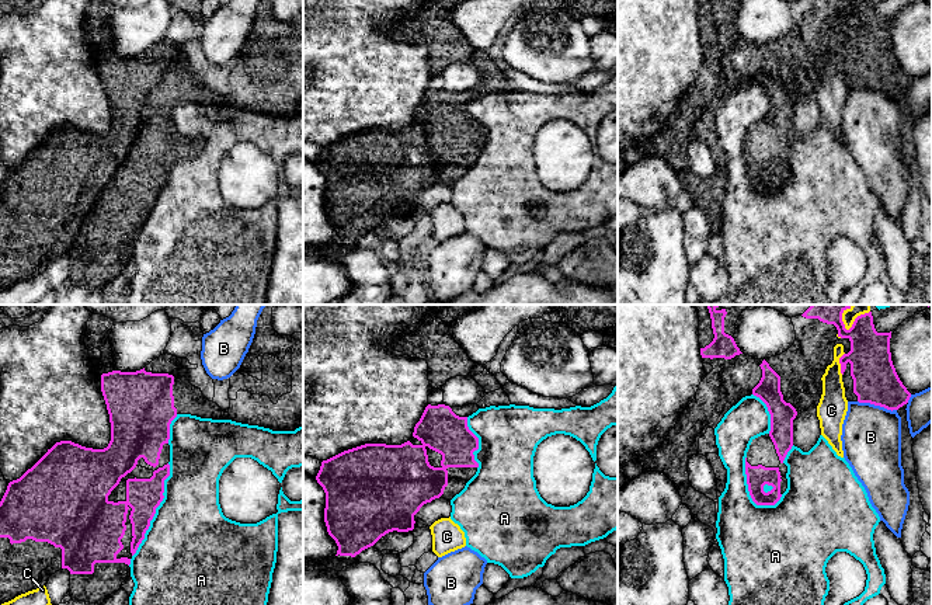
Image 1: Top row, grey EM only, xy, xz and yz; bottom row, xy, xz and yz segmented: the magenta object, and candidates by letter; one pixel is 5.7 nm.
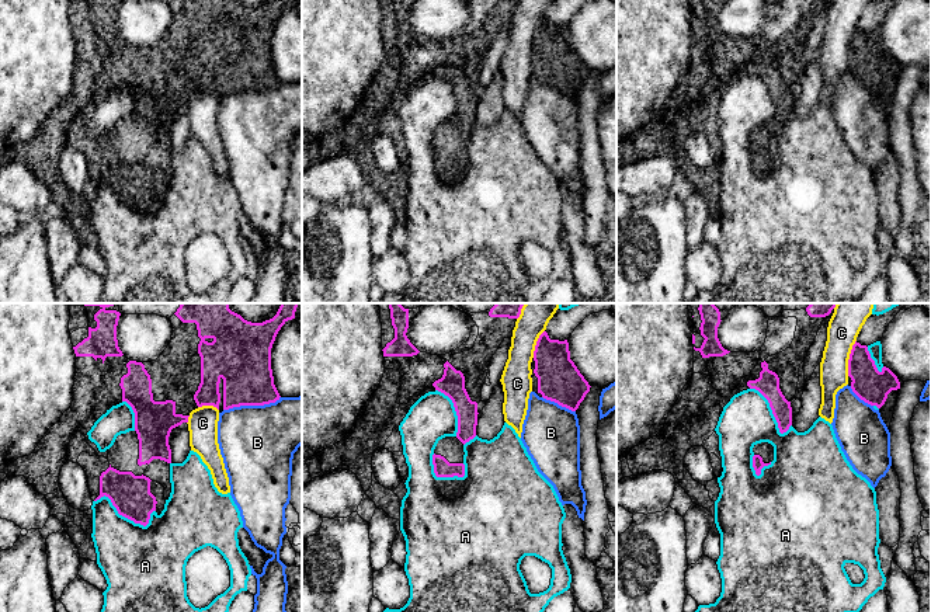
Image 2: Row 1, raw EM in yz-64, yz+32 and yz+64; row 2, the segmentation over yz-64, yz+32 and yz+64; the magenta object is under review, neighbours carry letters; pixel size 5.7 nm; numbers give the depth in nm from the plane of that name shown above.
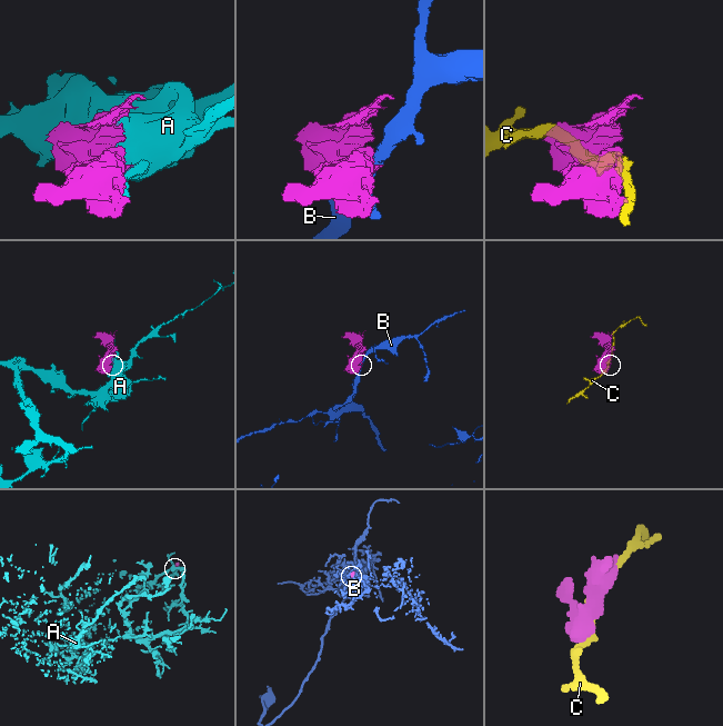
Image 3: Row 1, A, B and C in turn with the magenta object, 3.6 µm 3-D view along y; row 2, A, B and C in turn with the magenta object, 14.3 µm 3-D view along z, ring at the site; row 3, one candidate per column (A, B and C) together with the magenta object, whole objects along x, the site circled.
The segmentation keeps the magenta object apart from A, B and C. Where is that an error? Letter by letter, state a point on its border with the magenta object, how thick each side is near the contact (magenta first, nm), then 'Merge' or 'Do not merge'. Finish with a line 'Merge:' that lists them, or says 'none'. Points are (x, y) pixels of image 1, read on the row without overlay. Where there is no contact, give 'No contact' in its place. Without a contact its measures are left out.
A: Touches magenta at xy (155, 195). Thickness 200 nm (magenta) against 480 nm. Do not merge
B: Touches magenta at yz (877, 90). Thickness 260 nm (magenta) against 340 nm. Do not merge
C: Touches magenta at yz (840, 48). Thickness 260 nm (magenta) against 160 nm. Do not merge
Merge: none

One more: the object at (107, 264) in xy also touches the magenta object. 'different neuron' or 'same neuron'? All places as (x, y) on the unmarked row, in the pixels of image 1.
same neuron

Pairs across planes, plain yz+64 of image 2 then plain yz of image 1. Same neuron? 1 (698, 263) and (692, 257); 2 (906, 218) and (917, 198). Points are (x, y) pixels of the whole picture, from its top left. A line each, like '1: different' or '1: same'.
1: different
2: same

